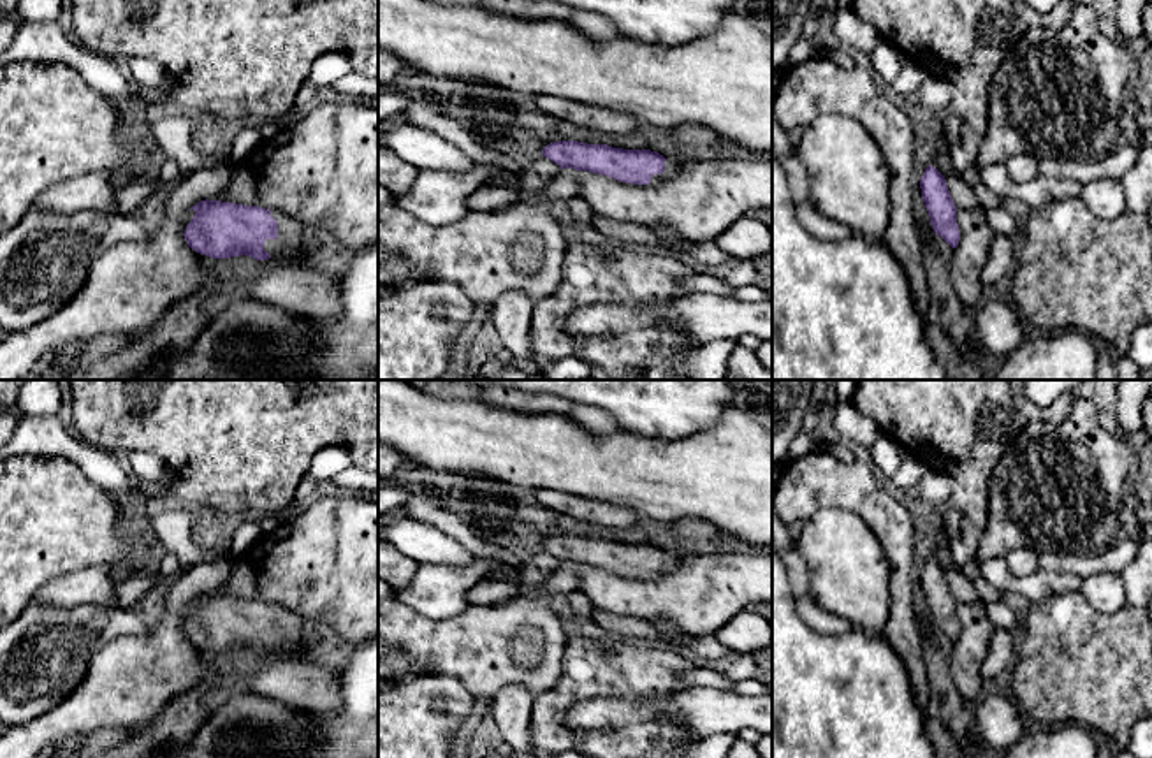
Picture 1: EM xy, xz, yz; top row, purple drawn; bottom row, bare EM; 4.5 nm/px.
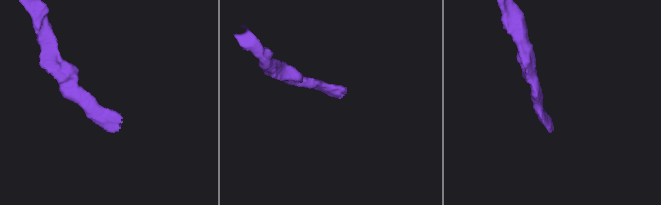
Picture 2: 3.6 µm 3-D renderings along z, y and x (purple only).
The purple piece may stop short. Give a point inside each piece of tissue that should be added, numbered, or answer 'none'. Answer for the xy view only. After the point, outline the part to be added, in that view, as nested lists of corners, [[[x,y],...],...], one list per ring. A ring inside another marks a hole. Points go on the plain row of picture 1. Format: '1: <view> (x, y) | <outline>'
1: xy (291, 635) | [[[271,605],[278,616],[278,631],[267,633],[264,644],[273,654],[292,654],[306,647],[308,623],[281,605]]]

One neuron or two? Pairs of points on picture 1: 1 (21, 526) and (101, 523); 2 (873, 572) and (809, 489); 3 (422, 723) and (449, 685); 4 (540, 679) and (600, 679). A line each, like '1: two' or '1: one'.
1: one
2: two
3: one
4: two

